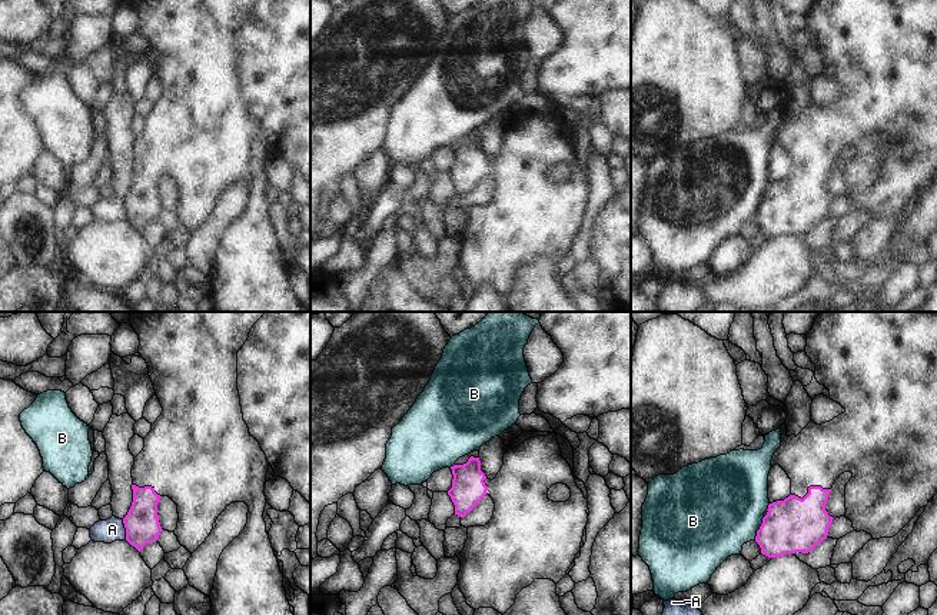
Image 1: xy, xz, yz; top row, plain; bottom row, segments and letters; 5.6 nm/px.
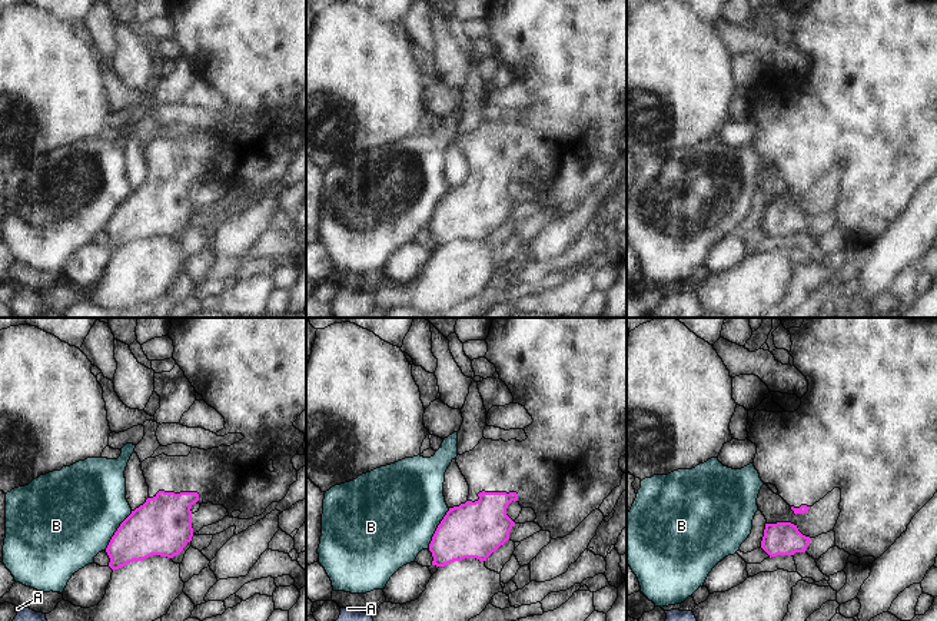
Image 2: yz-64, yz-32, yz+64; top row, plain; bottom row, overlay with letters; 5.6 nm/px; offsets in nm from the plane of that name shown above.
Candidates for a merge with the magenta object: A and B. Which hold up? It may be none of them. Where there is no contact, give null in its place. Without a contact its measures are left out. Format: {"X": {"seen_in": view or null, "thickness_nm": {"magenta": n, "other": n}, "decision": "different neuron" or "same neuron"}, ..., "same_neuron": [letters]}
{"A": {"seen_in": "xy", "thickness_nm": {"magenta": 190, "other": 130}, "decision": "different neuron"}, "B": {"seen_in": "yz", "thickness_nm": {"magenta": 300, "other": 480}, "decision": "different neuron"}, "same_neuron": []}

